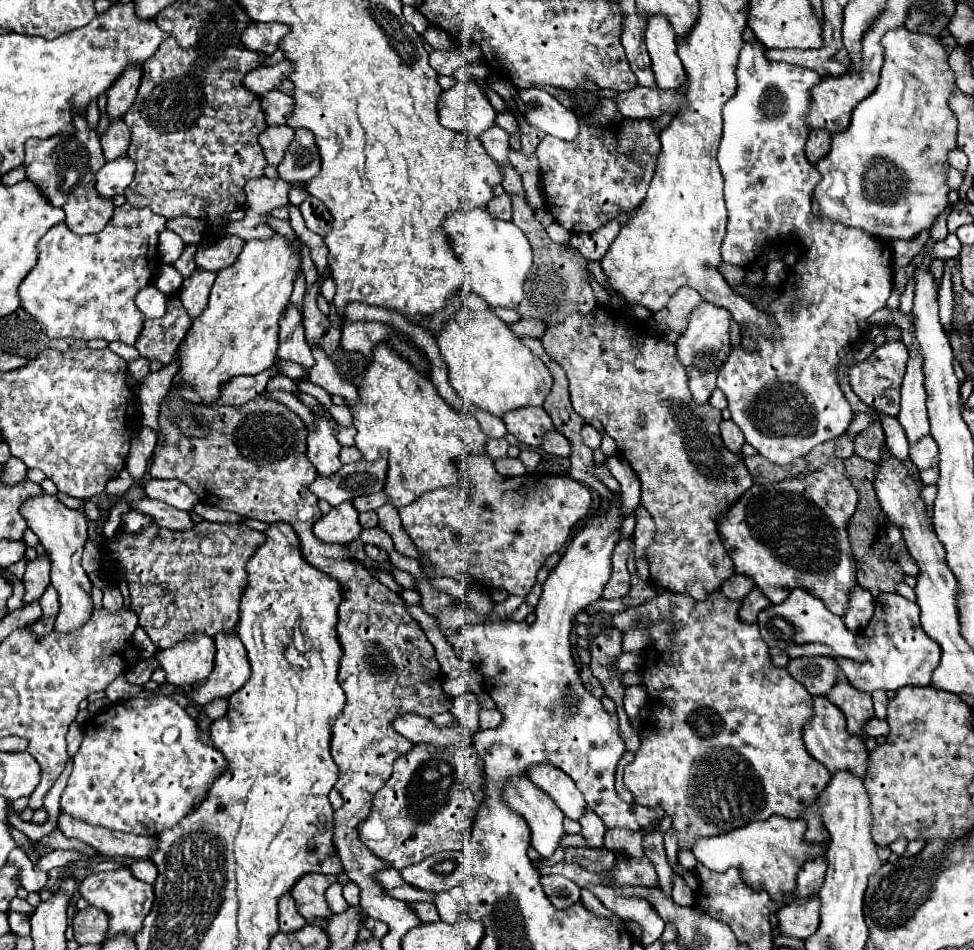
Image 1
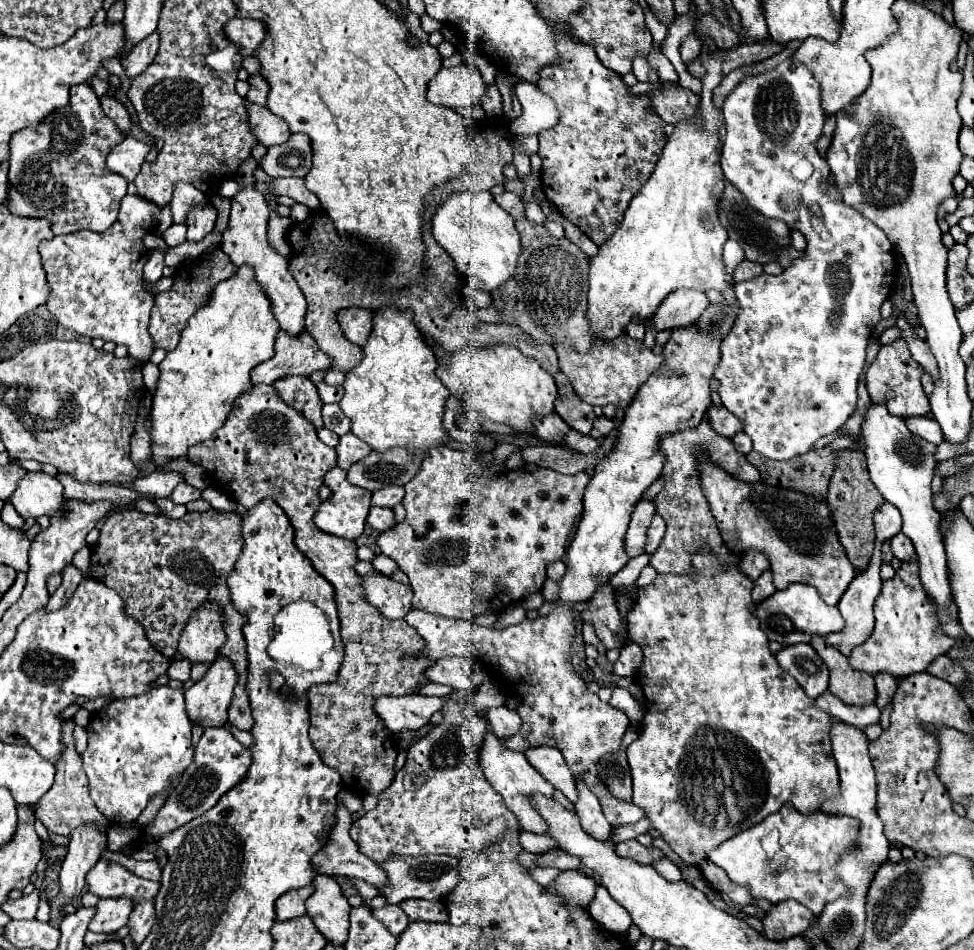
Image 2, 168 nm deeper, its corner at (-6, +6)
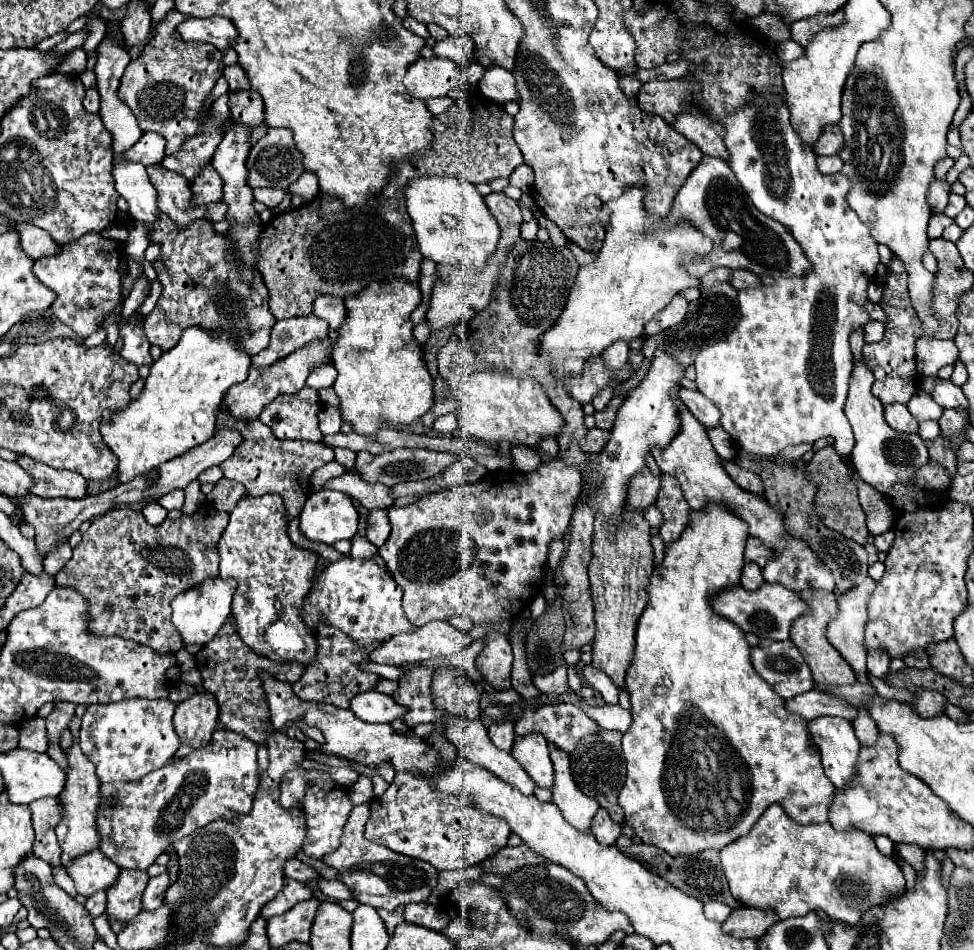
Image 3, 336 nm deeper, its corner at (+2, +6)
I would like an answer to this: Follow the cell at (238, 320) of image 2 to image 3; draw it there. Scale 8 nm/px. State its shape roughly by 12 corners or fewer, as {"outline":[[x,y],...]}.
{"outline":[[186,328],[104,412],[118,480],[208,442],[246,380],[242,334]]}

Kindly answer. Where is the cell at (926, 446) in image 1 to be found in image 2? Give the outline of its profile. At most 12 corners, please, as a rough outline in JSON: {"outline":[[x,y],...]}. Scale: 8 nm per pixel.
{"outline":[[910,416],[906,426],[932,444],[944,440],[932,416]]}

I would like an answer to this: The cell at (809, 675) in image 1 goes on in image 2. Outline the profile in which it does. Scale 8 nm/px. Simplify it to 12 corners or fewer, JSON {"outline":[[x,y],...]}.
{"outline":[[810,644],[774,658],[810,698],[828,688],[828,668]]}

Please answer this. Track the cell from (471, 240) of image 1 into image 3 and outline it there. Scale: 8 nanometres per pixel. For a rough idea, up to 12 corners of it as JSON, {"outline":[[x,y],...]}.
{"outline":[[412,180],[420,252],[480,272],[500,226],[470,182]]}

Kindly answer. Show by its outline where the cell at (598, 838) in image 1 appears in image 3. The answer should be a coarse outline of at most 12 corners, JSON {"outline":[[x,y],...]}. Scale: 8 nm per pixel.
{"outline":[[550,746],[556,806],[576,830],[590,832],[600,804],[576,788],[566,752]]}

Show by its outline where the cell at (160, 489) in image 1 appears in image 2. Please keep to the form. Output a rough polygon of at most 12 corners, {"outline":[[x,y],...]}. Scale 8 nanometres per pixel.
{"outline":[[178,484],[172,502],[188,504],[202,494],[190,484]]}

